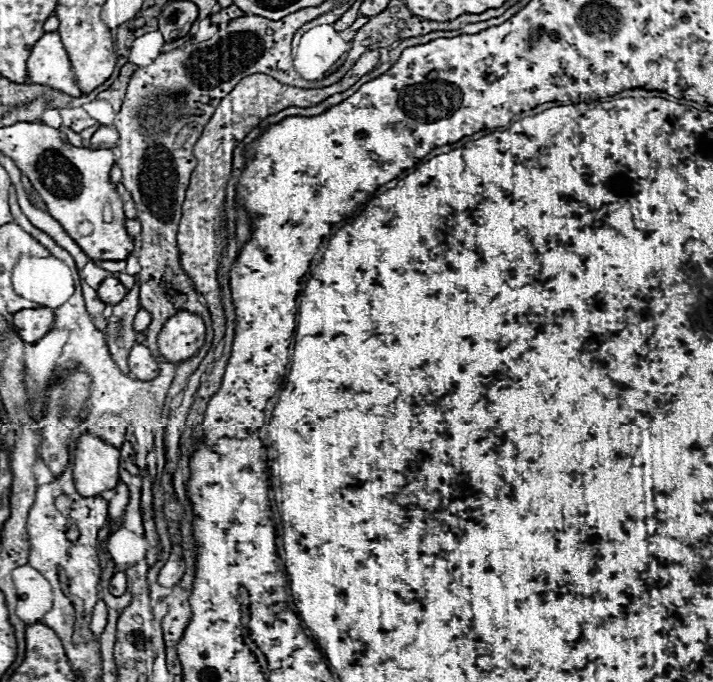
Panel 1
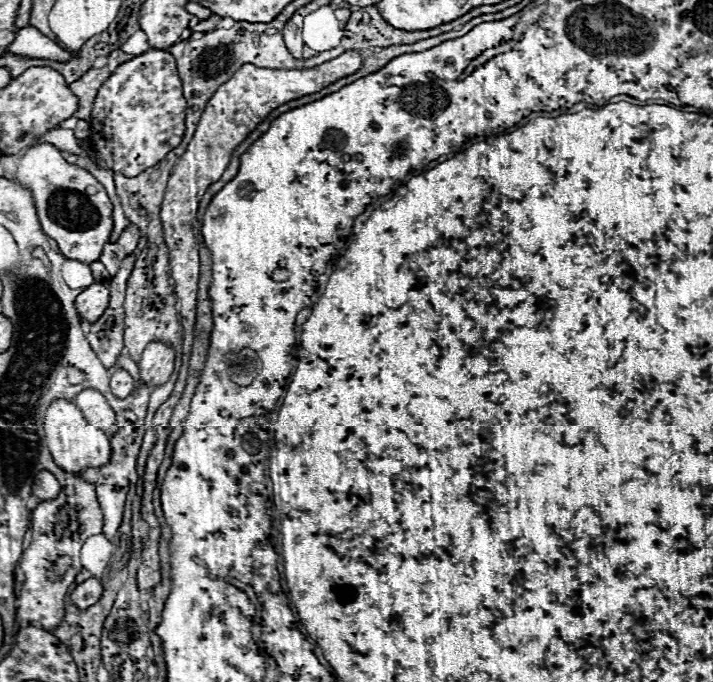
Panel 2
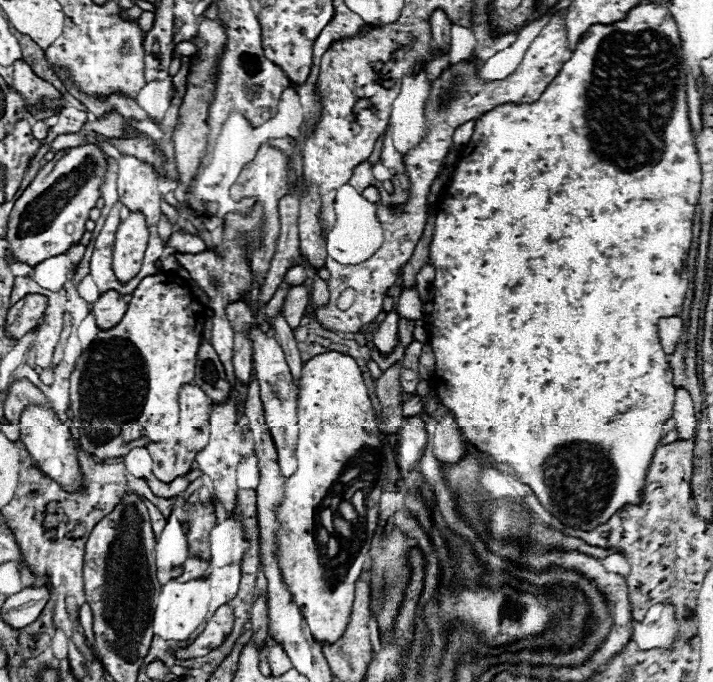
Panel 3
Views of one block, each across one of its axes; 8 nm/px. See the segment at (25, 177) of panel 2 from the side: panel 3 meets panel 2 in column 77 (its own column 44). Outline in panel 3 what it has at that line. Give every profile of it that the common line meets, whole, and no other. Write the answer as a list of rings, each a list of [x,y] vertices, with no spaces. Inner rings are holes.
[[[84,144],[74,148],[64,148],[40,168],[36,178],[14,202],[8,216],[8,232],[4,240],[8,242],[8,256],[16,262],[26,262],[36,266],[38,262],[64,254],[72,244],[76,244],[84,234],[84,222],[88,212],[96,206],[100,198],[100,186],[108,170],[108,158],[96,144]]]

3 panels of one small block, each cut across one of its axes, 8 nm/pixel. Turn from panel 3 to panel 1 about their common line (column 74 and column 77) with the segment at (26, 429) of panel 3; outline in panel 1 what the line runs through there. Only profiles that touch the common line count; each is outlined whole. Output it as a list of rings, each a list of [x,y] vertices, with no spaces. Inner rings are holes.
[[[84,434],[78,440],[74,454],[74,482],[78,494],[84,498],[96,498],[118,486],[120,452],[114,446],[98,436]]]

